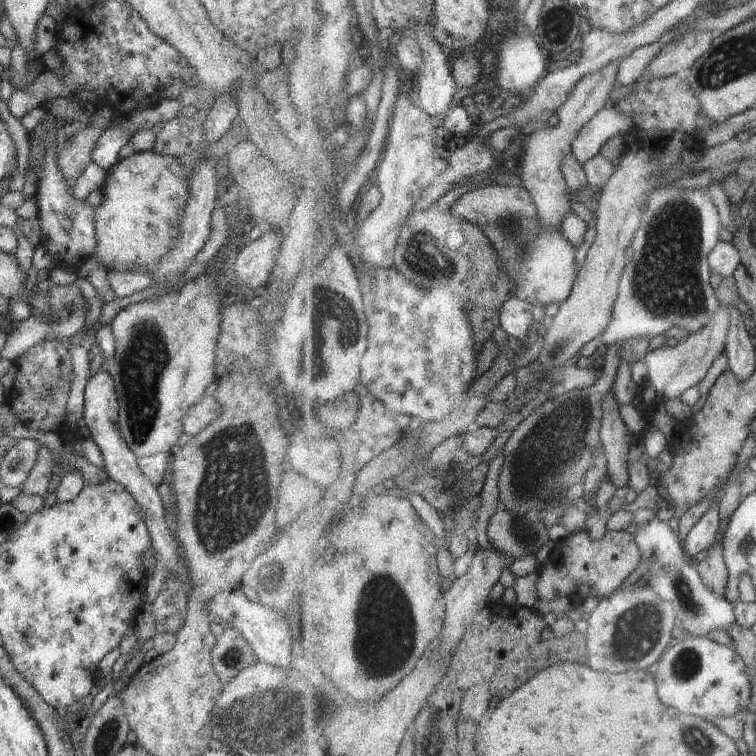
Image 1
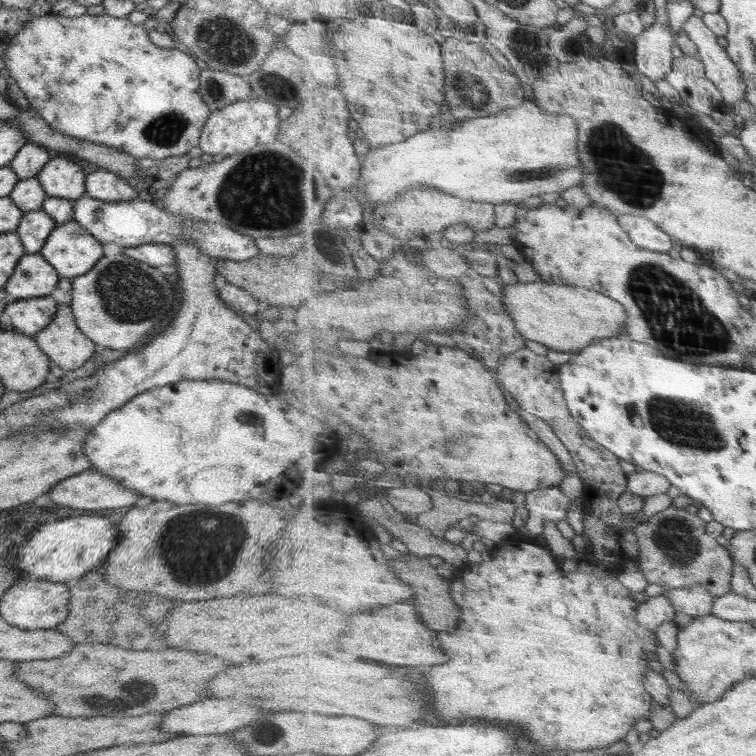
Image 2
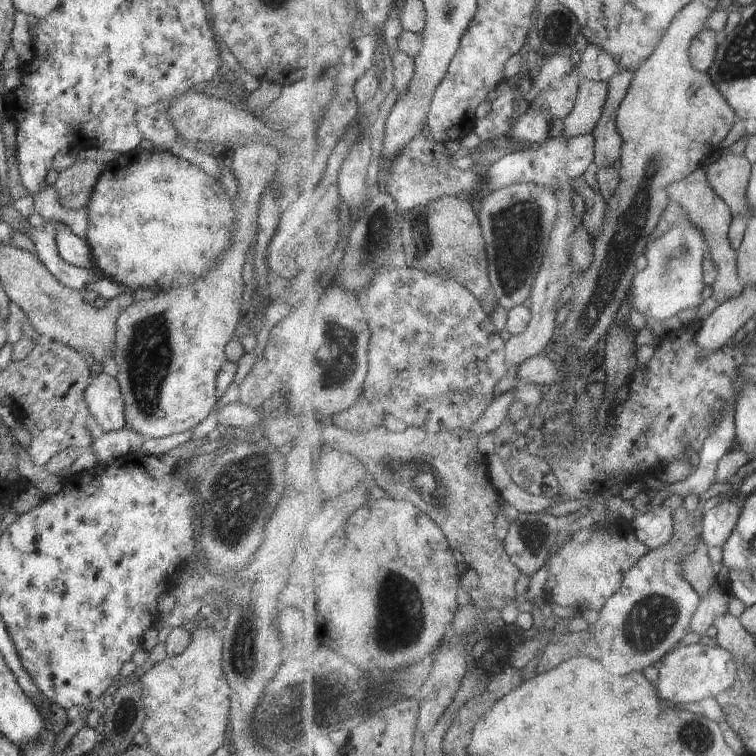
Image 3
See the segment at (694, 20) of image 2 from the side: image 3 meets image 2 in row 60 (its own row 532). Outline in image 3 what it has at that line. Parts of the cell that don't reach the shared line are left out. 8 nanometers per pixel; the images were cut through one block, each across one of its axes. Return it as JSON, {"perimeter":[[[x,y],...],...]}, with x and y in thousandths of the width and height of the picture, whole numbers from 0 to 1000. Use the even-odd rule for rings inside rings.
{"perimeter":[[[960,661],[939,673],[931,683],[930,714],[940,726],[958,724],[976,696],[983,673]]]}

